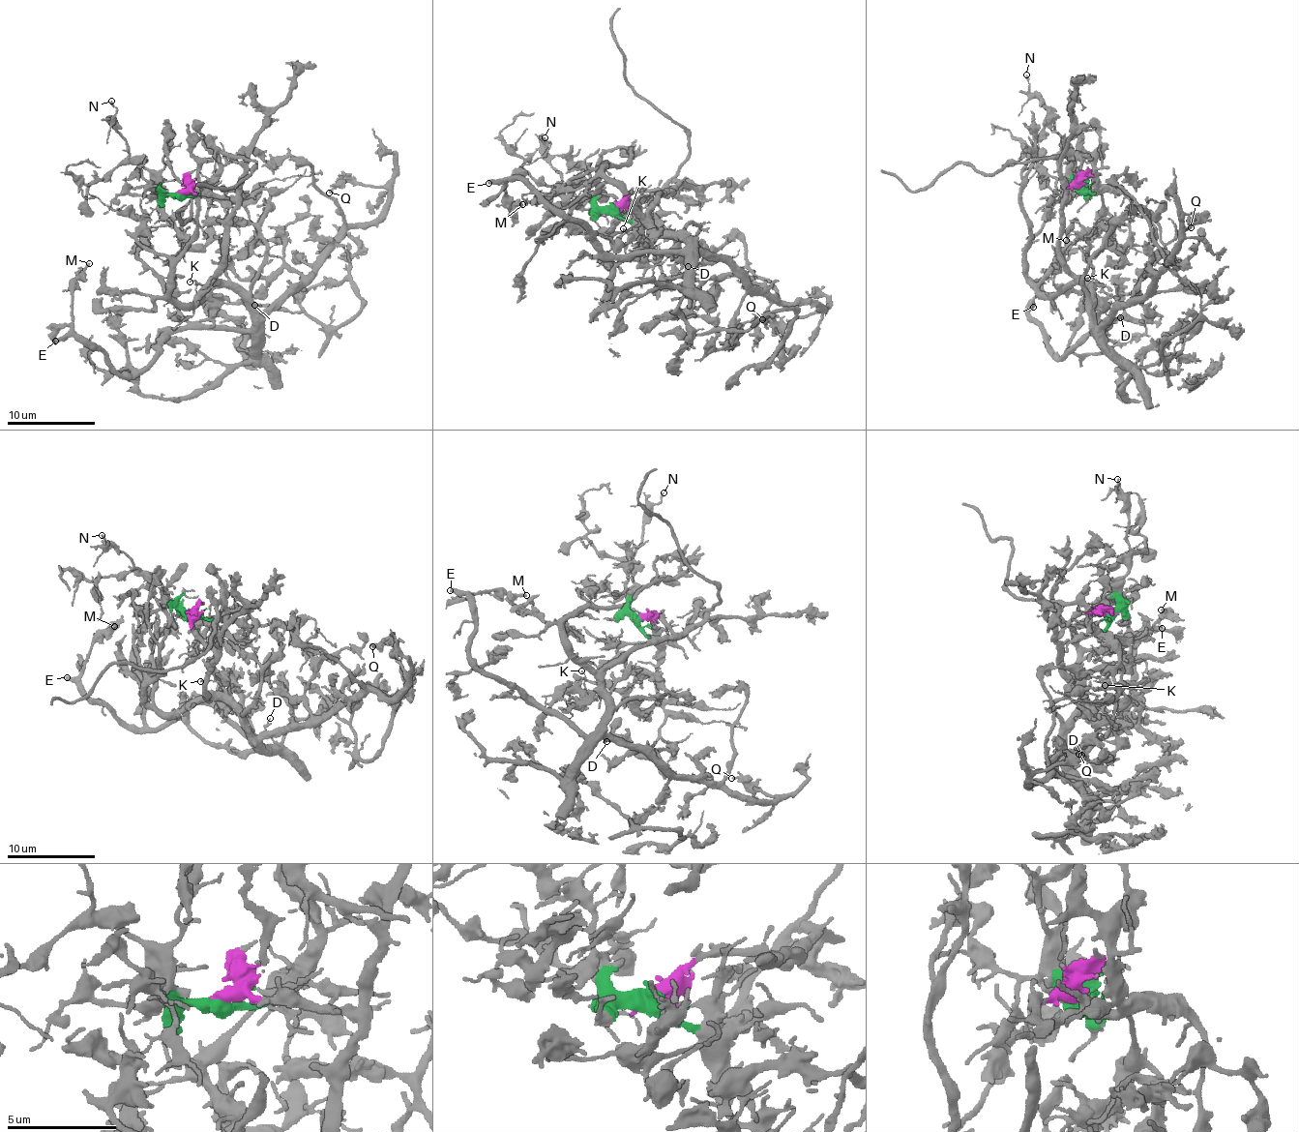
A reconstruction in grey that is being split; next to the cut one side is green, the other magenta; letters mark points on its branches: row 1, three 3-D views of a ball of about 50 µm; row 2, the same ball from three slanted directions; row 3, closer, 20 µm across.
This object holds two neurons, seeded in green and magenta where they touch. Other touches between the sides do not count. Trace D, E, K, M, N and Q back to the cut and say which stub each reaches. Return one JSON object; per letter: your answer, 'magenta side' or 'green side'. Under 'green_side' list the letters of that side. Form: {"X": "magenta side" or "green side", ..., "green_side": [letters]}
{"D": "magenta side", "E": "magenta side", "K": "magenta side", "M": "magenta side", "N": "green side", "Q": "magenta side", "green_side": ["N"]}

